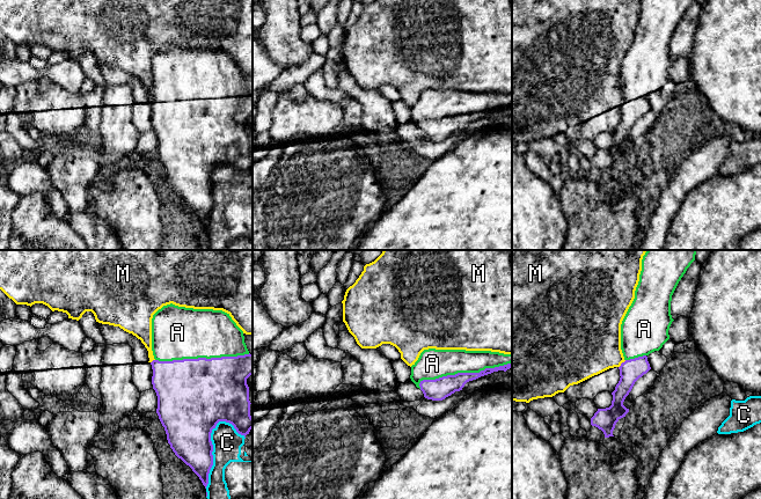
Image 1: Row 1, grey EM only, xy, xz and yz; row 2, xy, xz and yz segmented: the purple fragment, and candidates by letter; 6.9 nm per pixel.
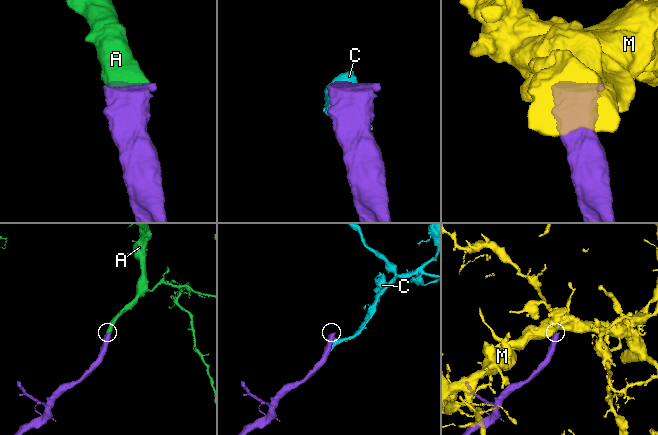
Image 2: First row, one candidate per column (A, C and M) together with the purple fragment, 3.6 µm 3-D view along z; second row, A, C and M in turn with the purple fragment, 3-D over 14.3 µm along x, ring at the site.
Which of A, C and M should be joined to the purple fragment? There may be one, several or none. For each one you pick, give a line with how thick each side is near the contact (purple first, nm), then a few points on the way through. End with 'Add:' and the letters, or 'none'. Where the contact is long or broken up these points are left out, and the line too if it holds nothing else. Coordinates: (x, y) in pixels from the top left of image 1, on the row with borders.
A: 150 nm thick on the purple side, 220 nm on the other
Add: A

